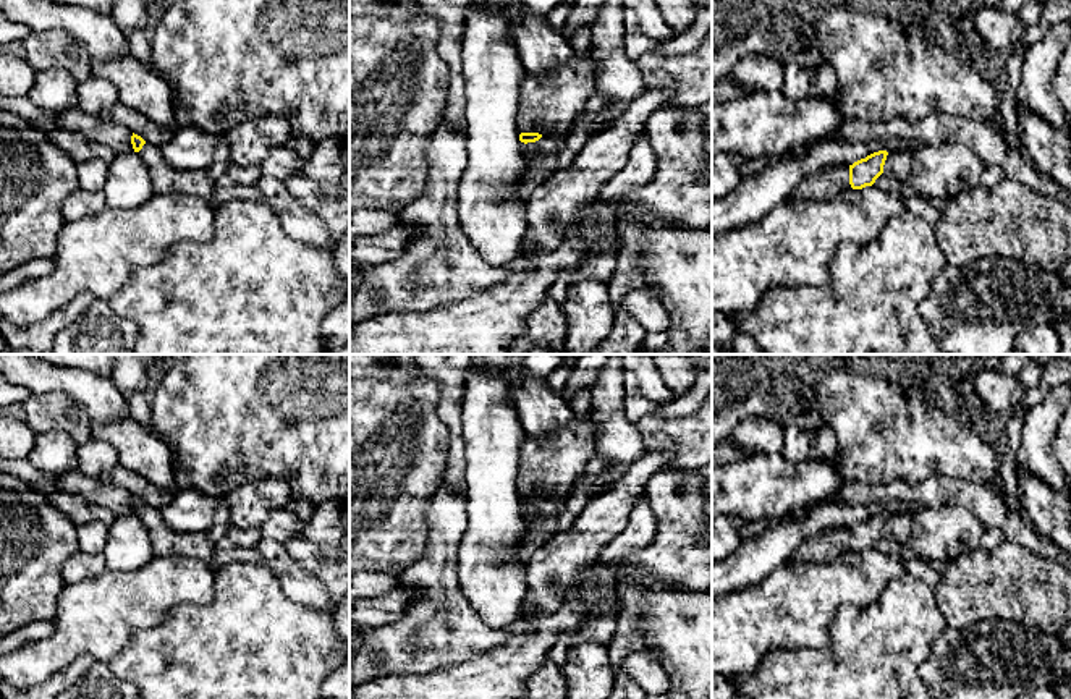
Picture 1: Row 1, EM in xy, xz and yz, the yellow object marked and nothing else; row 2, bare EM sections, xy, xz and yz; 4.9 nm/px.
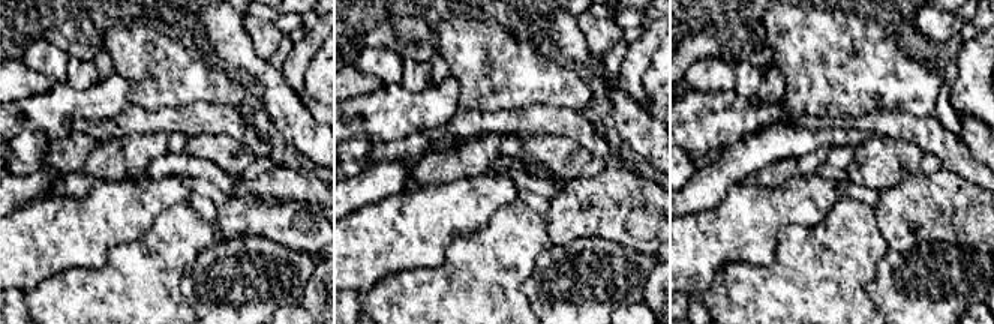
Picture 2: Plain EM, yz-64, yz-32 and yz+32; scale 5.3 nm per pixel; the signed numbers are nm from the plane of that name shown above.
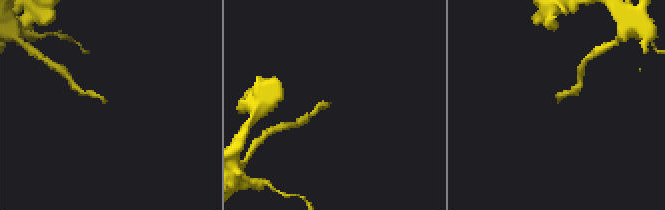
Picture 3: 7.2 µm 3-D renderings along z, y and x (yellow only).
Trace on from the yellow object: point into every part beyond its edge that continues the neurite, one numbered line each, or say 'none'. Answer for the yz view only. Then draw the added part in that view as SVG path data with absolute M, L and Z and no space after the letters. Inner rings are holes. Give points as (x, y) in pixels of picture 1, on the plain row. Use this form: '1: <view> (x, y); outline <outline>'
1: yz (825, 546); outline M835 527L809 537L794 552L794 558L801 561L832 561L849 550L849 529Z

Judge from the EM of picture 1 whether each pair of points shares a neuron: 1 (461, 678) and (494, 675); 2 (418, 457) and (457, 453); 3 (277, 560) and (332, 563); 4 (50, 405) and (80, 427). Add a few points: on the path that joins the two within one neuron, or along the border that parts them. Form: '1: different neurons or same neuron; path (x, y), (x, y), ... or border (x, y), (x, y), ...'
1: same neuron; path (469, 678), (486, 678)
2: different neurons; border (439, 418), (448, 434), (447, 465), (442, 474)
3: different neurons; border (283, 544), (287, 552), (324, 588)
4: same neuron; path (57, 411), (73, 421)

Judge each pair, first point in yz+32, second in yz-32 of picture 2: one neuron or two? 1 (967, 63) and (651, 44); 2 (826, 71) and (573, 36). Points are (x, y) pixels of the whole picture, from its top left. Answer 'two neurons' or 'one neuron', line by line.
1: one neuron
2: two neurons

